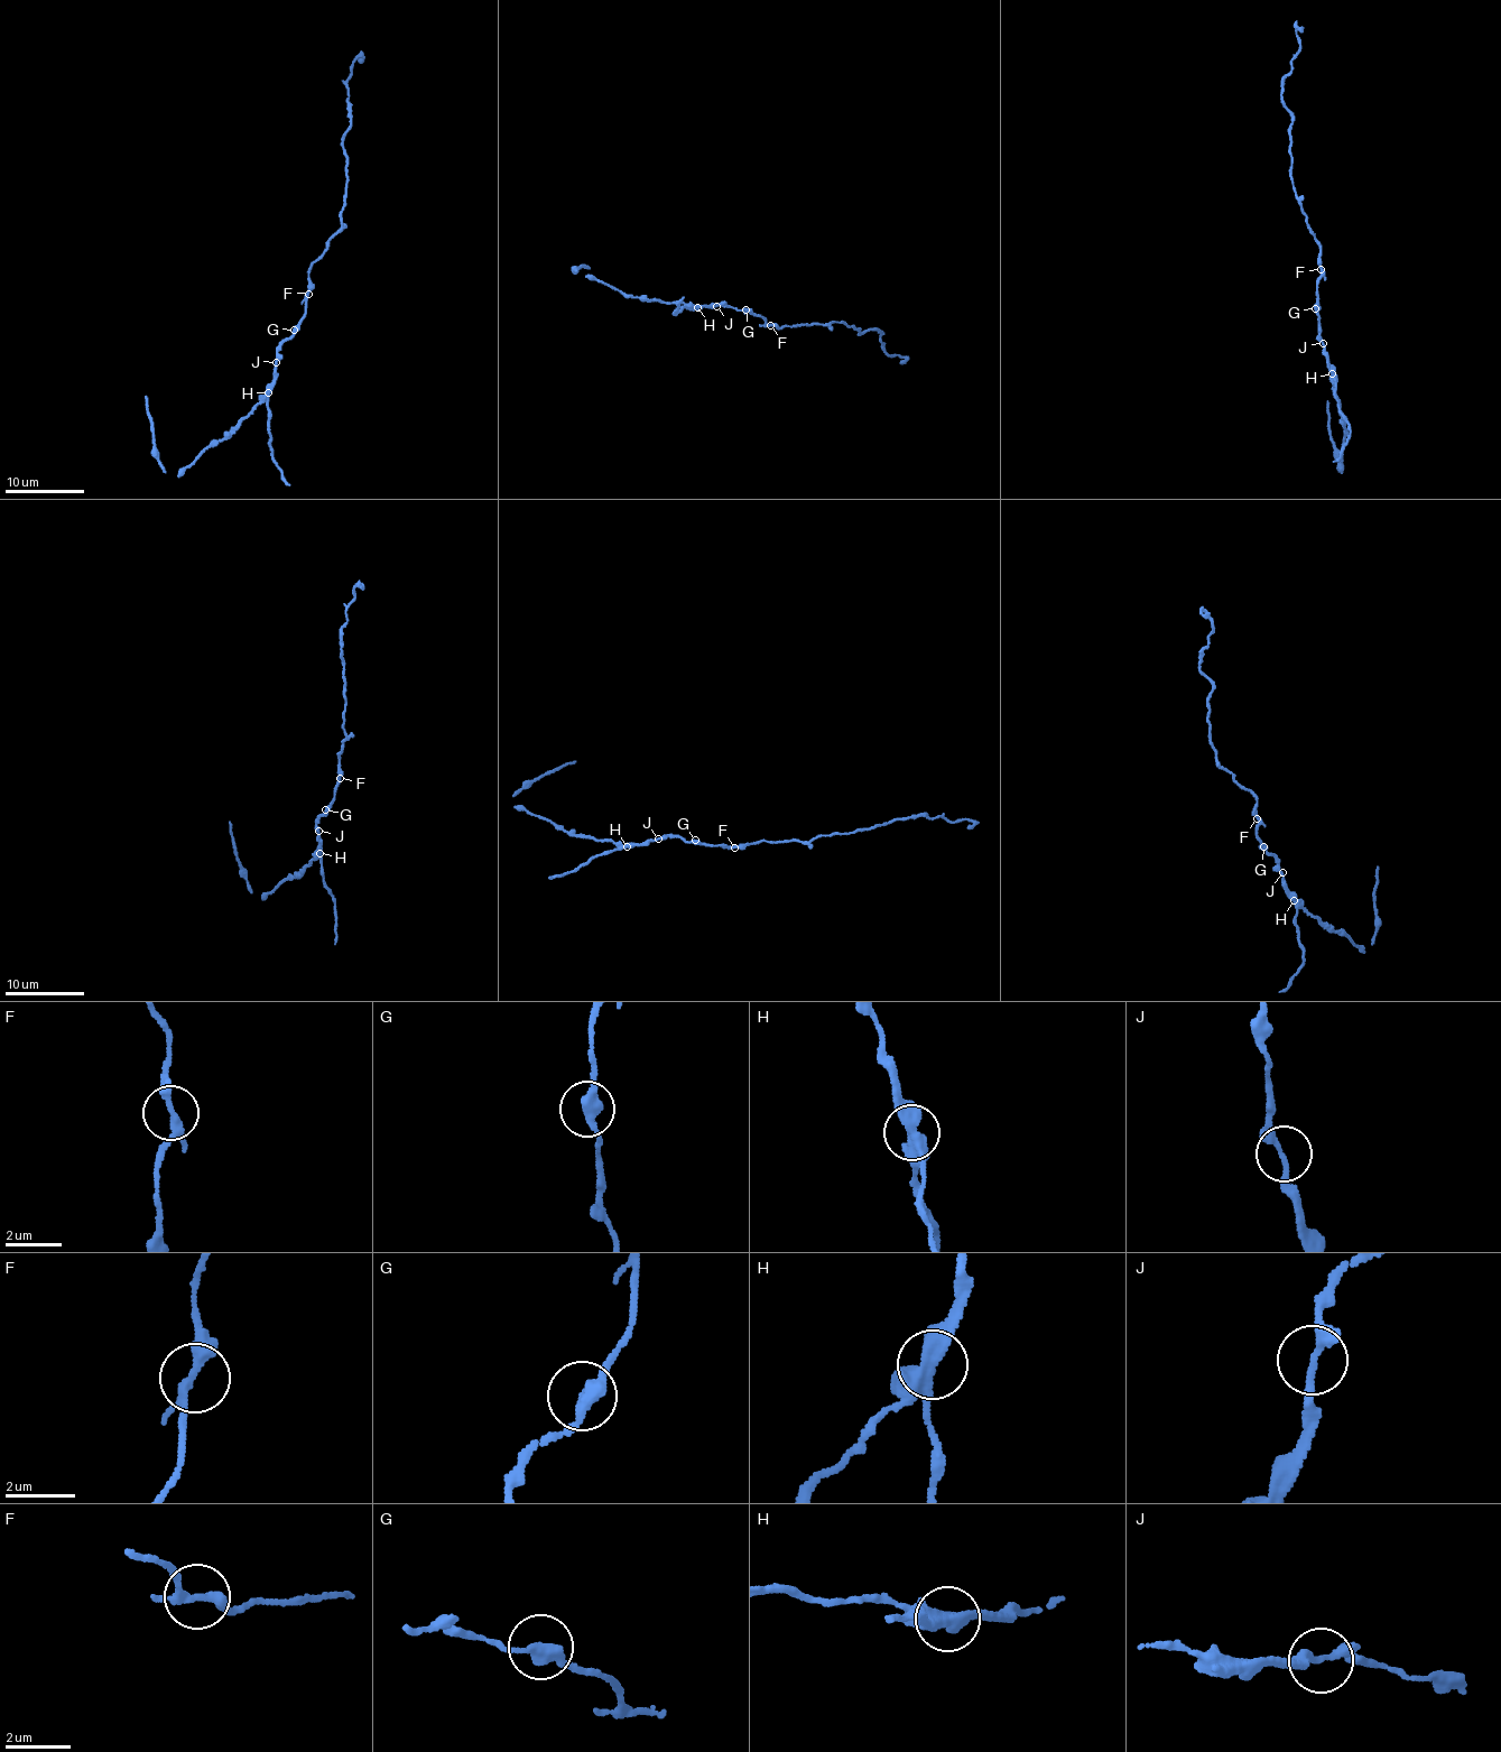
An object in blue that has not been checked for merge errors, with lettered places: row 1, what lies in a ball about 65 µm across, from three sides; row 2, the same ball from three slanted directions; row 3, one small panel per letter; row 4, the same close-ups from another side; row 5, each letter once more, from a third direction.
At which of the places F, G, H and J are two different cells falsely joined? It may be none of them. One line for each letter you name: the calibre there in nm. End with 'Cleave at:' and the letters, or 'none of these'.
H: calibre 440 nm
Cleave at: H

